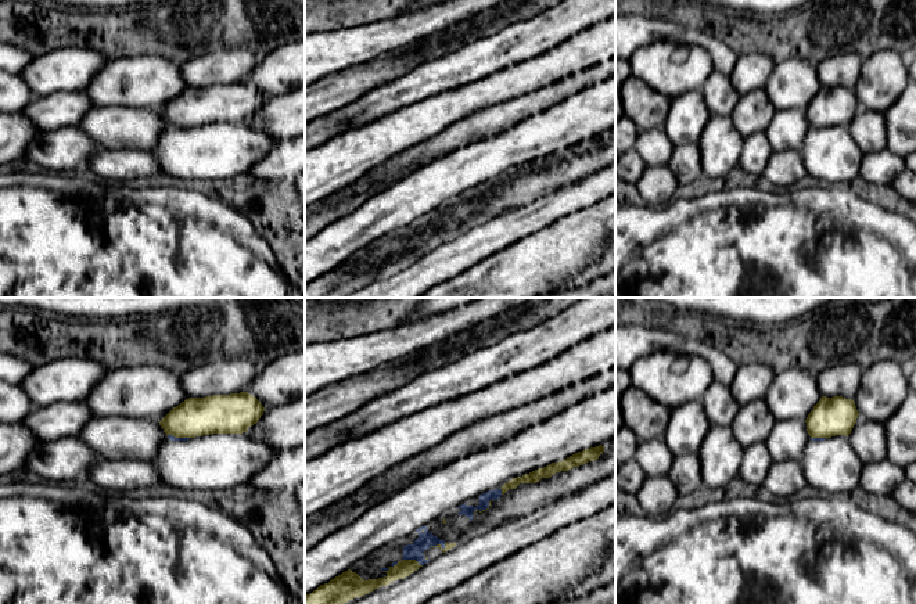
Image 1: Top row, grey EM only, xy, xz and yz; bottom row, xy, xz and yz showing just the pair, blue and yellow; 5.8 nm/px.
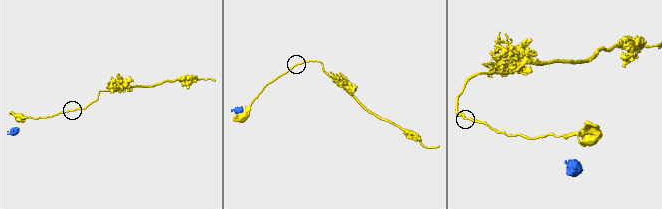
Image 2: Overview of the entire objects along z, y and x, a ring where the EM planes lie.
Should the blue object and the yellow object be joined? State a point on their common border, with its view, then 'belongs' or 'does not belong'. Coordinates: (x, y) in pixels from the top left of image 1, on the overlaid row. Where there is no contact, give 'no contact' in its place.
contact xz (413, 558); does not belong

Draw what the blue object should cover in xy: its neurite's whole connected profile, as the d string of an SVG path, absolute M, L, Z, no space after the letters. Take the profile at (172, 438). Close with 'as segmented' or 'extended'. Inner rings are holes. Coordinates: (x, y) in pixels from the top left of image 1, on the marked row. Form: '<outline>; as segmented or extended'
M248 432L195 438L168 435L150 463L157 468L161 483L179 489L202 489L213 496L248 485L277 452Z; extended

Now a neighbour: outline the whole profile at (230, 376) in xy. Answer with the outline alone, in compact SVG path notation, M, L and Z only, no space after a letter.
M247 357L224 359L191 368L180 375L188 398L245 392L259 367Z

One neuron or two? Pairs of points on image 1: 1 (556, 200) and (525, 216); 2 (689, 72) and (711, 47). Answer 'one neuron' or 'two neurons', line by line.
1: one neuron
2: two neurons

